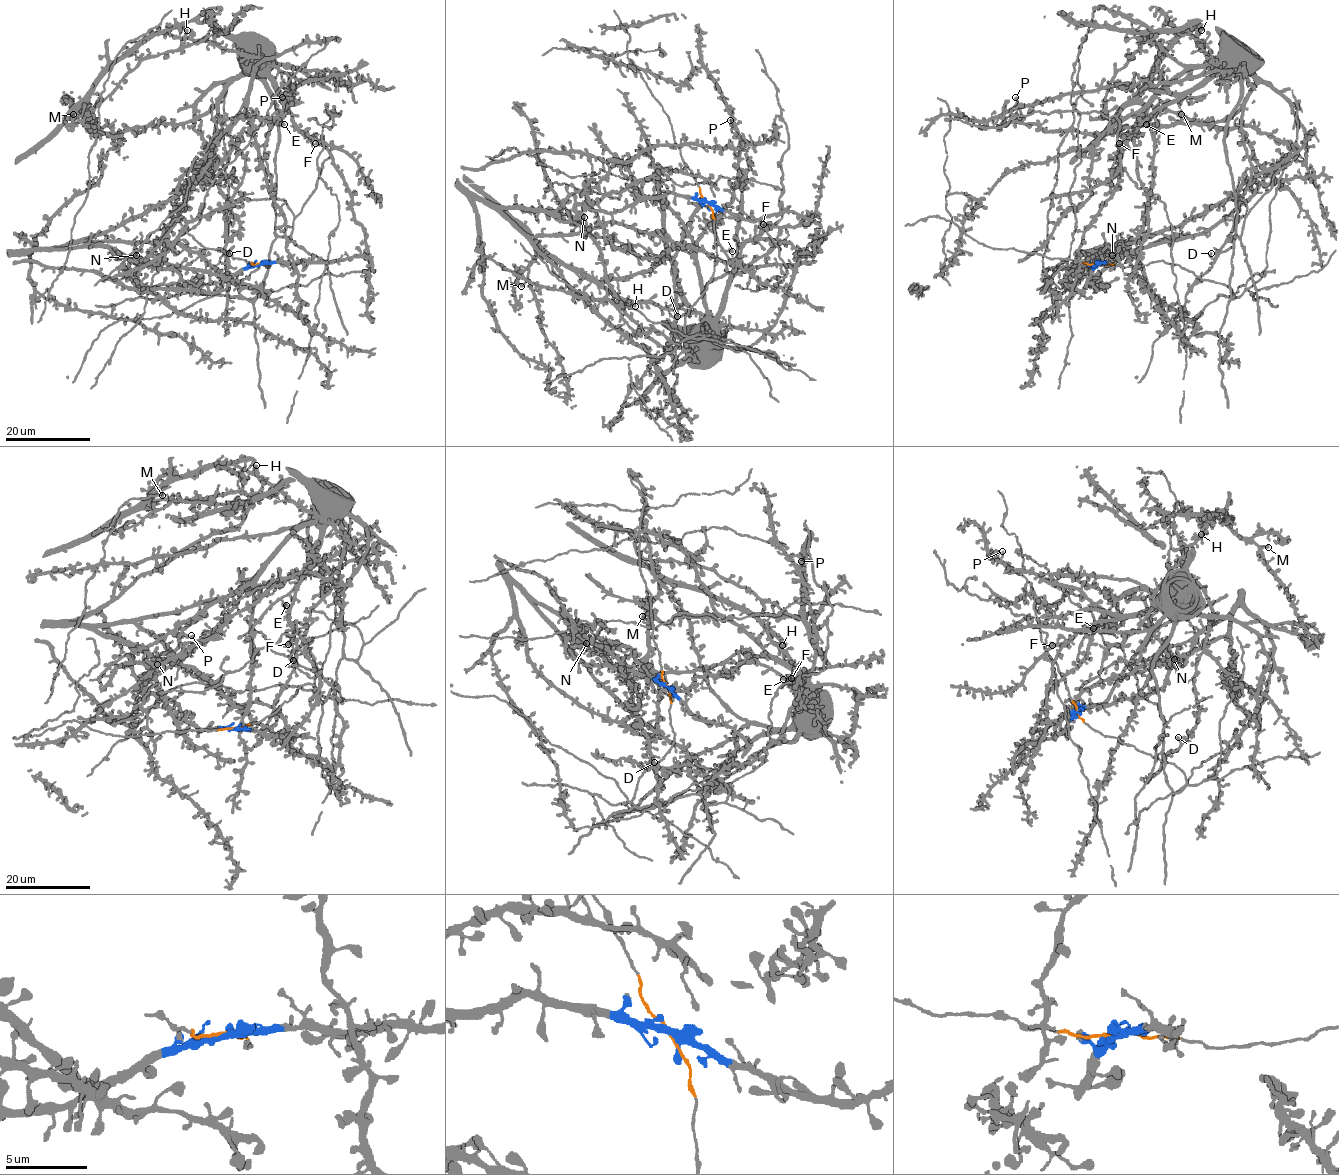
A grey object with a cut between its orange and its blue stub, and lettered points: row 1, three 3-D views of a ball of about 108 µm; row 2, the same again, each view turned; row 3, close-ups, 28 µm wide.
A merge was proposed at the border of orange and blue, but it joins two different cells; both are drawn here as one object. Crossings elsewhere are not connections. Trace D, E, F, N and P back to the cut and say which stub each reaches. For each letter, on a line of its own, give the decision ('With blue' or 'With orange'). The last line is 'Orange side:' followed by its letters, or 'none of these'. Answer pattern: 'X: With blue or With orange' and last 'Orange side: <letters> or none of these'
D: With orange
E: With orange
F: With orange
N: With blue
P: With orange
Orange side: D, E, F, P

